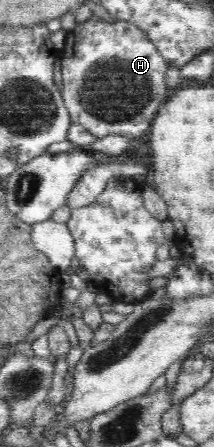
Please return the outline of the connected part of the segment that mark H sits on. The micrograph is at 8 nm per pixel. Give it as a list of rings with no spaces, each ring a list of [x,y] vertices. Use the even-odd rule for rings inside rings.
[[[93,16],[67,32],[60,58],[63,78],[61,98],[69,111],[71,121],[99,138],[122,135],[132,140],[131,148],[138,146],[137,141],[150,130],[150,124],[171,95],[166,84],[167,60],[162,58],[144,31],[125,21],[107,24]]]

